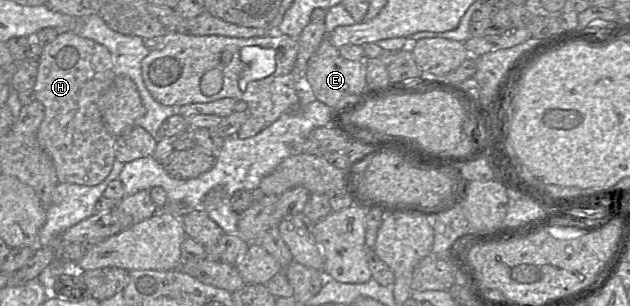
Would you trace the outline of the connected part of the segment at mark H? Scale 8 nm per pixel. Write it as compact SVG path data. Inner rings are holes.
M60 30L52 42L44 45L33 88L36 100L44 106L44 118L37 131L37 140L52 159L59 183L95 186L110 173L115 161L116 137L104 124L98 100L112 85L114 79L114 60L109 50L91 39L80 36L77 31Z

